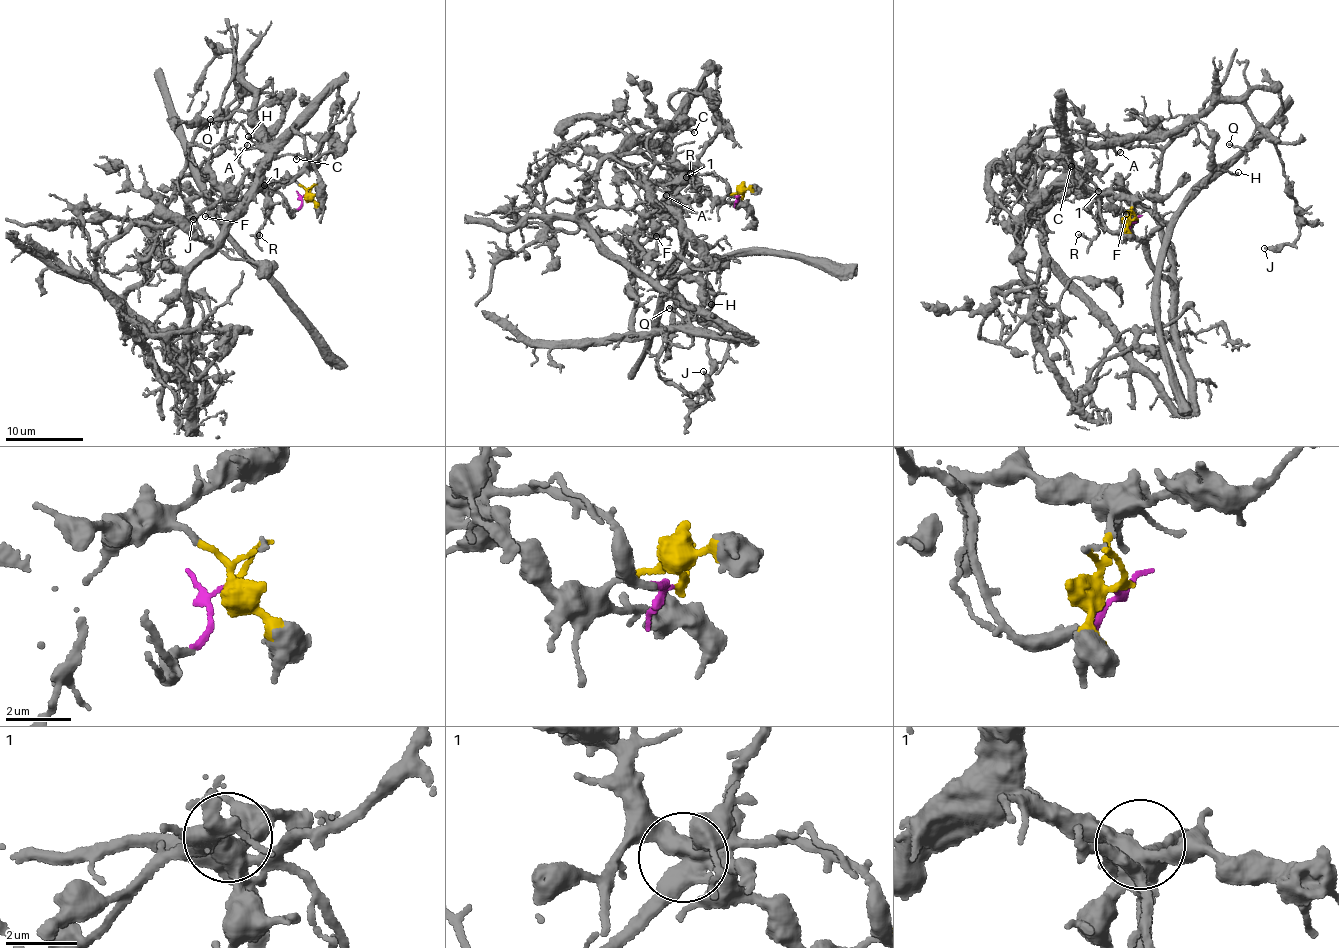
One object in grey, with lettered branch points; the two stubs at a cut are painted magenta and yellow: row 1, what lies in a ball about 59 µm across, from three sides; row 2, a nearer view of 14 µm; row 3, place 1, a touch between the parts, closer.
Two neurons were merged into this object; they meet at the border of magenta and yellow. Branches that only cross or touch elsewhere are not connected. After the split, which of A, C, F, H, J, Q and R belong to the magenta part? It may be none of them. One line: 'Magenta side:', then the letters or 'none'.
Magenta side: R

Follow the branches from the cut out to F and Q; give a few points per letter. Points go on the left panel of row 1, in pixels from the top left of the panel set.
F: (305, 195), (306, 191), (295, 182), (276, 181), (255, 187), (234, 207), (226, 204), (205, 216)
Q: (305, 195), (295, 182), (262, 184), (264, 145), (247, 120), (254, 95), (233, 68), (235, 97), (210, 119)

